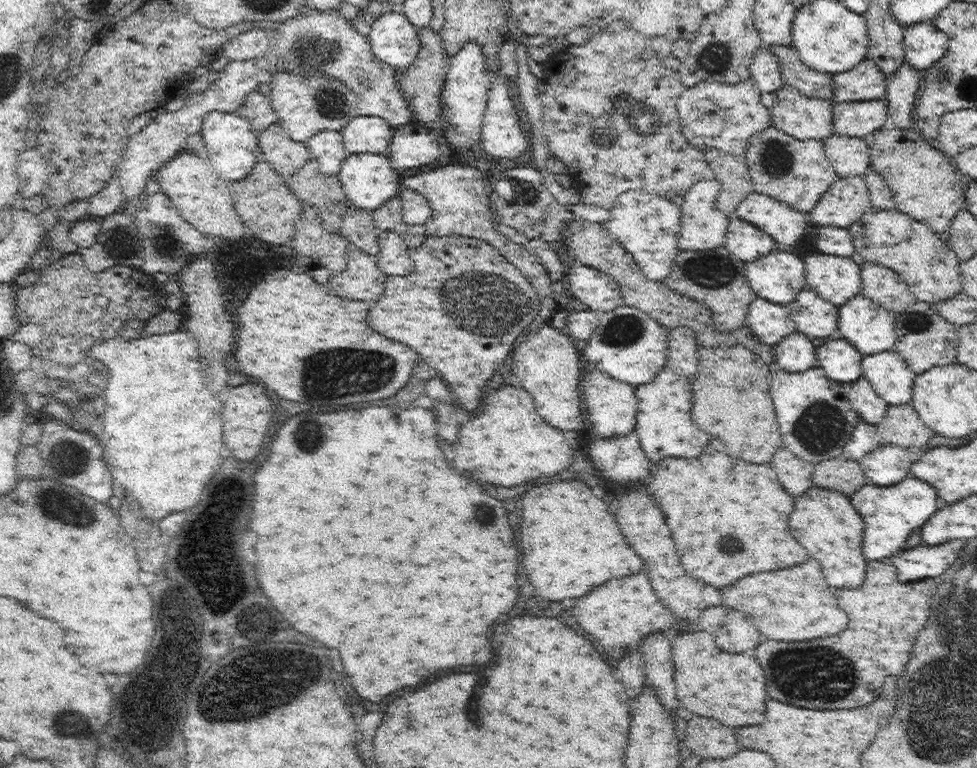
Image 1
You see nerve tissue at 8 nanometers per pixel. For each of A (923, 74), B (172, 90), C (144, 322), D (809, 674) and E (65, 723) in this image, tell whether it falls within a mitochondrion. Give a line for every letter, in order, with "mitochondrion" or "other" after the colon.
A: other
B: other
C: other
D: mitochondrion
E: mitochondrion

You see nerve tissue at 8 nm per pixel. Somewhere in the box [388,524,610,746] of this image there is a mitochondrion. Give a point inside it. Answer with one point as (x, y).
(472, 707)

